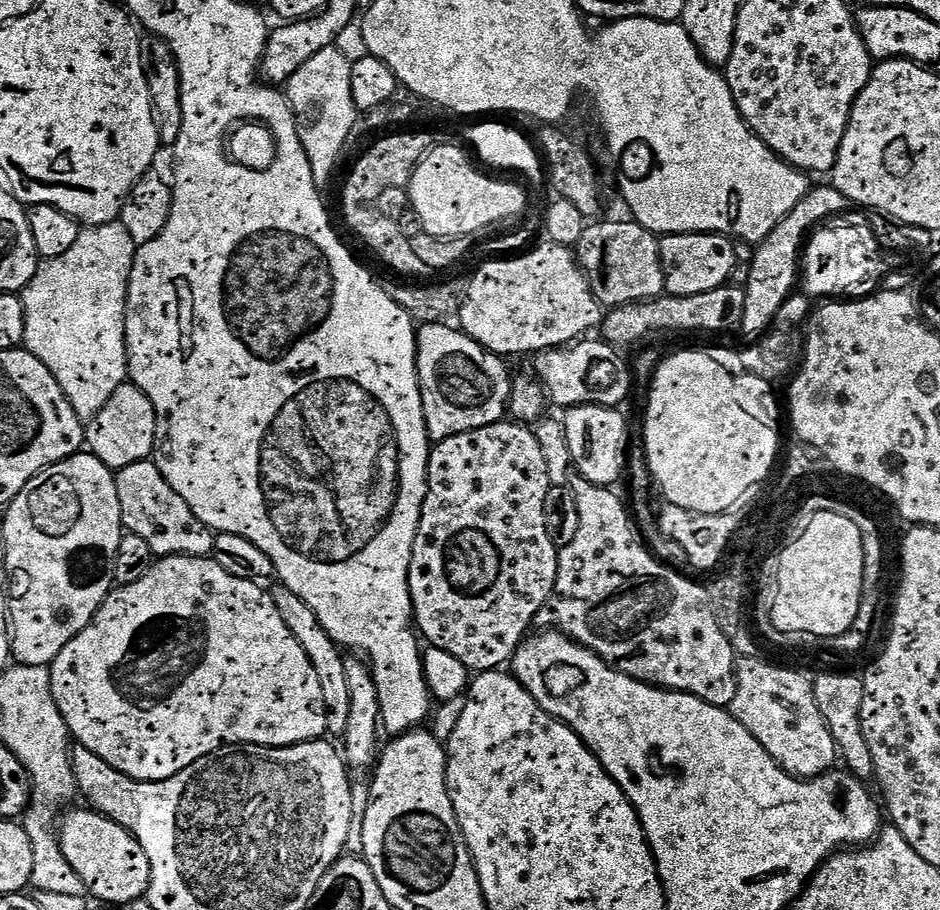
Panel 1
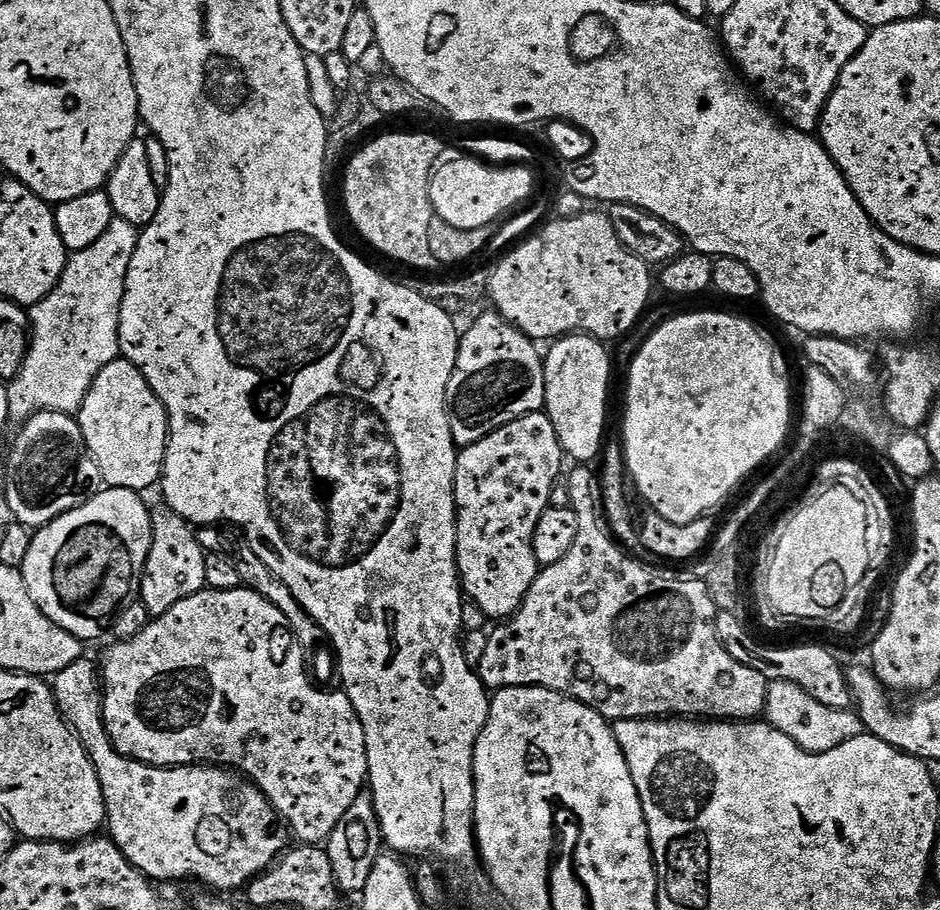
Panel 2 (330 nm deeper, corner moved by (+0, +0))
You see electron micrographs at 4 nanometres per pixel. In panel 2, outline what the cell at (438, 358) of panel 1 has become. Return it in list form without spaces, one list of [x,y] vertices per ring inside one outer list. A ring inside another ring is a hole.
[[[487,310],[468,329],[463,329],[460,336],[460,349],[454,366],[454,374],[446,390],[448,403],[448,421],[452,427],[452,437],[457,449],[470,446],[486,434],[506,426],[506,422],[514,422],[531,412],[543,409],[546,398],[546,382],[544,381],[544,356],[539,352],[537,341],[522,334],[513,324],[507,324],[500,313]]]

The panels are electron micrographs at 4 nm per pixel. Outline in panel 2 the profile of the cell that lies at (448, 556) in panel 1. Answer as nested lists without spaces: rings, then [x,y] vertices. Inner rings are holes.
[[[543,410],[526,414],[514,422],[506,422],[506,426],[486,434],[486,438],[482,438],[478,442],[474,442],[470,446],[457,451],[456,473],[454,474],[454,494],[456,495],[456,568],[460,572],[460,582],[465,597],[471,603],[473,600],[486,615],[500,616],[496,618],[507,618],[520,611],[521,604],[524,603],[528,591],[536,580],[536,575],[540,573],[542,565],[537,562],[534,546],[532,545],[534,532],[538,526],[538,518],[542,518],[544,511],[553,503],[552,491],[556,488],[556,479],[559,478],[560,471],[562,471],[561,476],[565,471],[564,463],[566,463],[566,457],[564,447],[558,442],[558,430],[554,430],[554,422],[550,422],[548,413]]]

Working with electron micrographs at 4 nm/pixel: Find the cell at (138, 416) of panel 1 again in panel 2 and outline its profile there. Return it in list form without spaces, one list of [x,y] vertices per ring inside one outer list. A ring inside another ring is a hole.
[[[117,358],[114,362],[110,362],[110,366],[106,366],[102,370],[102,374],[98,374],[98,378],[94,382],[94,386],[90,386],[90,394],[86,394],[86,402],[82,402],[78,413],[80,421],[80,429],[82,430],[82,438],[86,442],[86,446],[90,450],[90,454],[94,458],[94,462],[100,471],[100,479],[109,488],[125,488],[131,492],[141,494],[147,493],[147,488],[152,488],[161,483],[164,474],[164,455],[168,449],[168,415],[162,406],[162,402],[158,398],[158,394],[154,394],[154,390],[150,386],[150,382],[146,382],[146,378],[142,374],[142,370],[138,370],[138,366],[134,366],[129,360]]]

